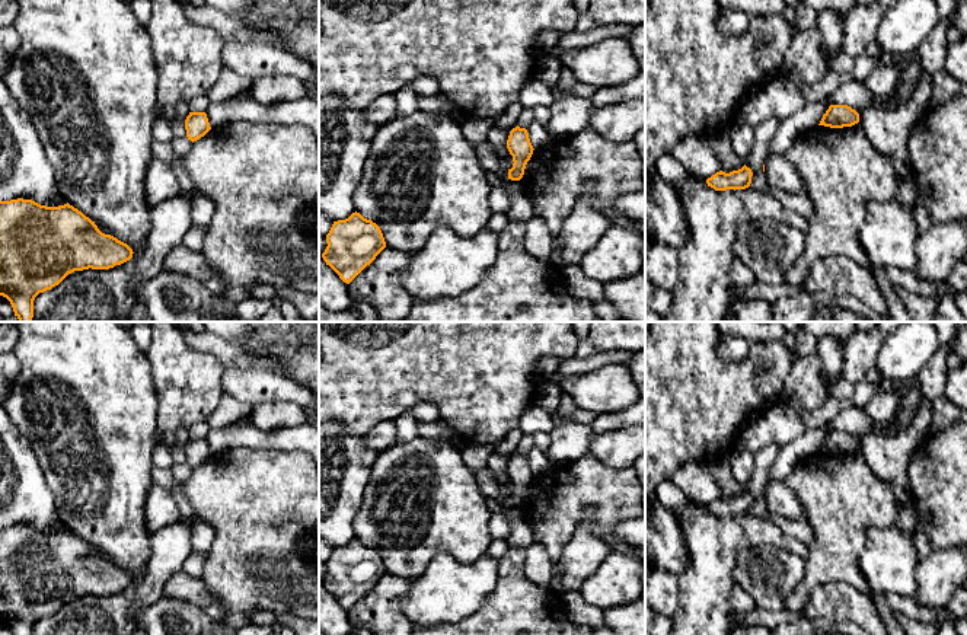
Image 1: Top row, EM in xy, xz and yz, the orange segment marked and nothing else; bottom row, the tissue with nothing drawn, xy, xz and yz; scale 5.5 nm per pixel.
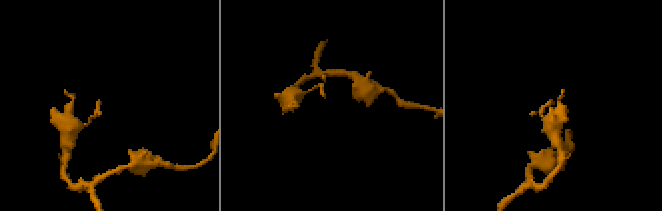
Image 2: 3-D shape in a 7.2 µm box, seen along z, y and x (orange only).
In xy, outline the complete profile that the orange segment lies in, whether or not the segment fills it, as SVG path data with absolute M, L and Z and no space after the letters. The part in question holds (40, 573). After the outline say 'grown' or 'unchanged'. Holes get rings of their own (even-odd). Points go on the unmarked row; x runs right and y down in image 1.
M23 524L0 527L0 622L6 623L13 635L33 635L33 626L39 619L58 612L74 597L109 596L130 587L133 580L127 569L102 559L95 548L68 529L47 533Z | unchanged

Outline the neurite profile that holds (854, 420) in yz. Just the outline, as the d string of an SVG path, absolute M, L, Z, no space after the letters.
M845 403L840 414L832 421L823 424L821 428L848 431L856 438L862 438L871 434L883 437L893 437L896 434L893 427L883 430L880 424L881 422L872 421L864 408L856 408L850 403Z

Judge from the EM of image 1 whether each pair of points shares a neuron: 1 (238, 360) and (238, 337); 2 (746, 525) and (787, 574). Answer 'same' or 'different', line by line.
1: different
2: different

